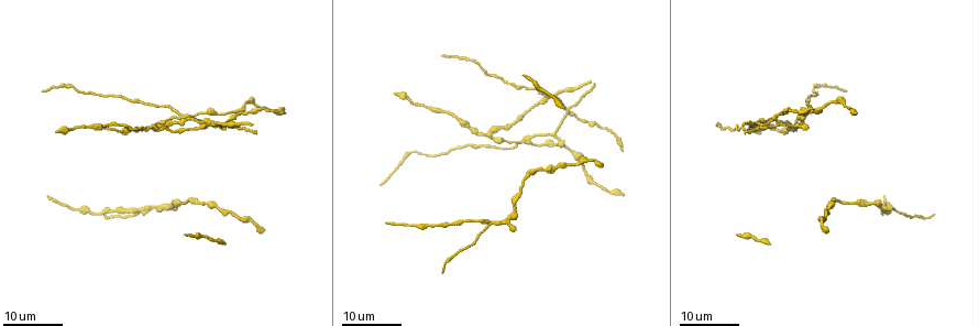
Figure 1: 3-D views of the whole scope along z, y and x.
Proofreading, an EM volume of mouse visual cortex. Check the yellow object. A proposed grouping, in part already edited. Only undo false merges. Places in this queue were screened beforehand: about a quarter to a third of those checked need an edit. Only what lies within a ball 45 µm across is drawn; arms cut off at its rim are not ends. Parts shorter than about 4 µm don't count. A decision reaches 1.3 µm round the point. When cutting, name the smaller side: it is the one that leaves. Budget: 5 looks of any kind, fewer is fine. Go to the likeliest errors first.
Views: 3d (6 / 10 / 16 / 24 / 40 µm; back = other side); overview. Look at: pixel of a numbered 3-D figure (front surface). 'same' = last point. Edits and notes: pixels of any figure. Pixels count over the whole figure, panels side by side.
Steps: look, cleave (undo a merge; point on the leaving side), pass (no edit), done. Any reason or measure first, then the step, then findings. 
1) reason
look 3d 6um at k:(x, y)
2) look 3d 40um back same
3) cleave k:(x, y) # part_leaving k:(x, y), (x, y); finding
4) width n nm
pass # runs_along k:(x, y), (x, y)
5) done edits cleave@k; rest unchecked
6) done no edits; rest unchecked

three-way junction
look 3d 16um at 1:(148, 209)

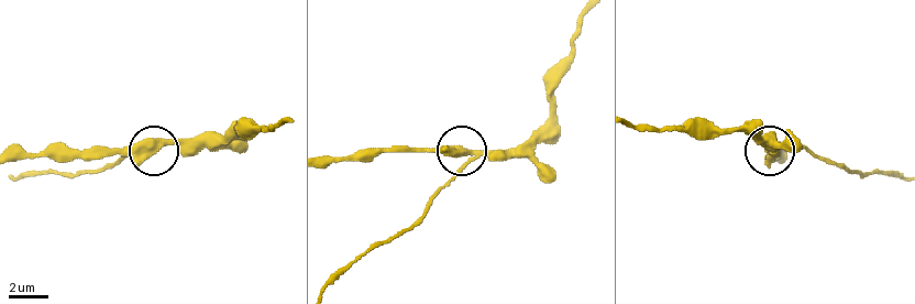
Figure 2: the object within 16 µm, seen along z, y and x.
look 3d 6um same

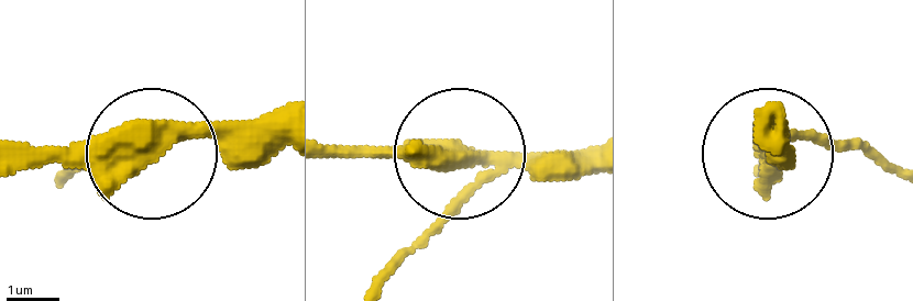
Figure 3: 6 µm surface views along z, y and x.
side_arm 13 um
cleave 3:(439, 225) # part_leaving 3:(484, 174), (383, 288); a second neuron is stuck on

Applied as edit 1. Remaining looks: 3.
arms part here
look 3d 24um at 1:(208, 124)

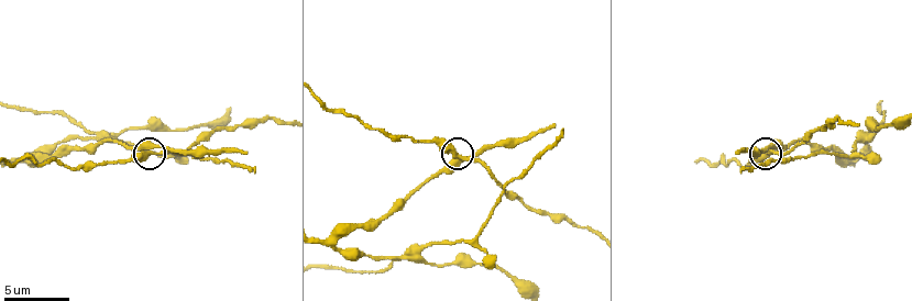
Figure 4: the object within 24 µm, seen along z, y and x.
closer look
look 3d 6um at 4:(149, 153)

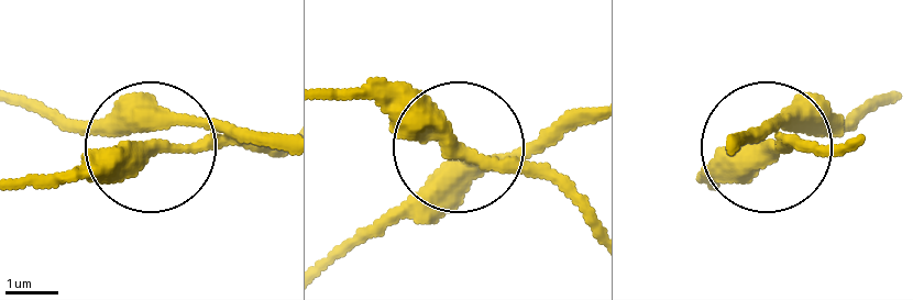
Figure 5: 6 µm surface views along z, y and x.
pass # runs_along 5:(898, 92), (767, 145), (832, 145); all the same neuron

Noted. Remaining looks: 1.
two arms in line, one across
look 3d 16um at 4:(332, 237)

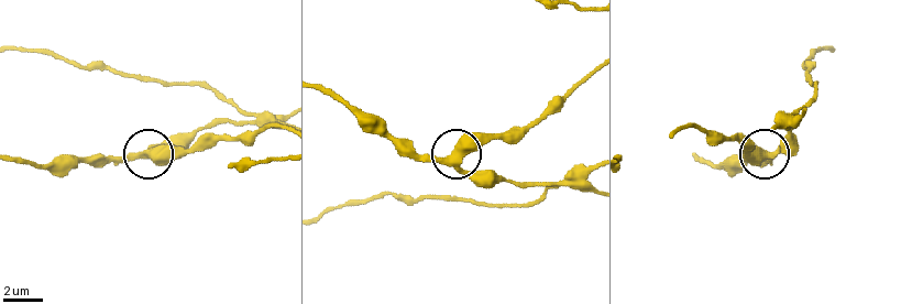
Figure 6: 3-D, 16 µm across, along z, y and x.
width 400 nm
pass # all the same neuron

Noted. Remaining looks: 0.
done edits cleave@3; rest unchecked

